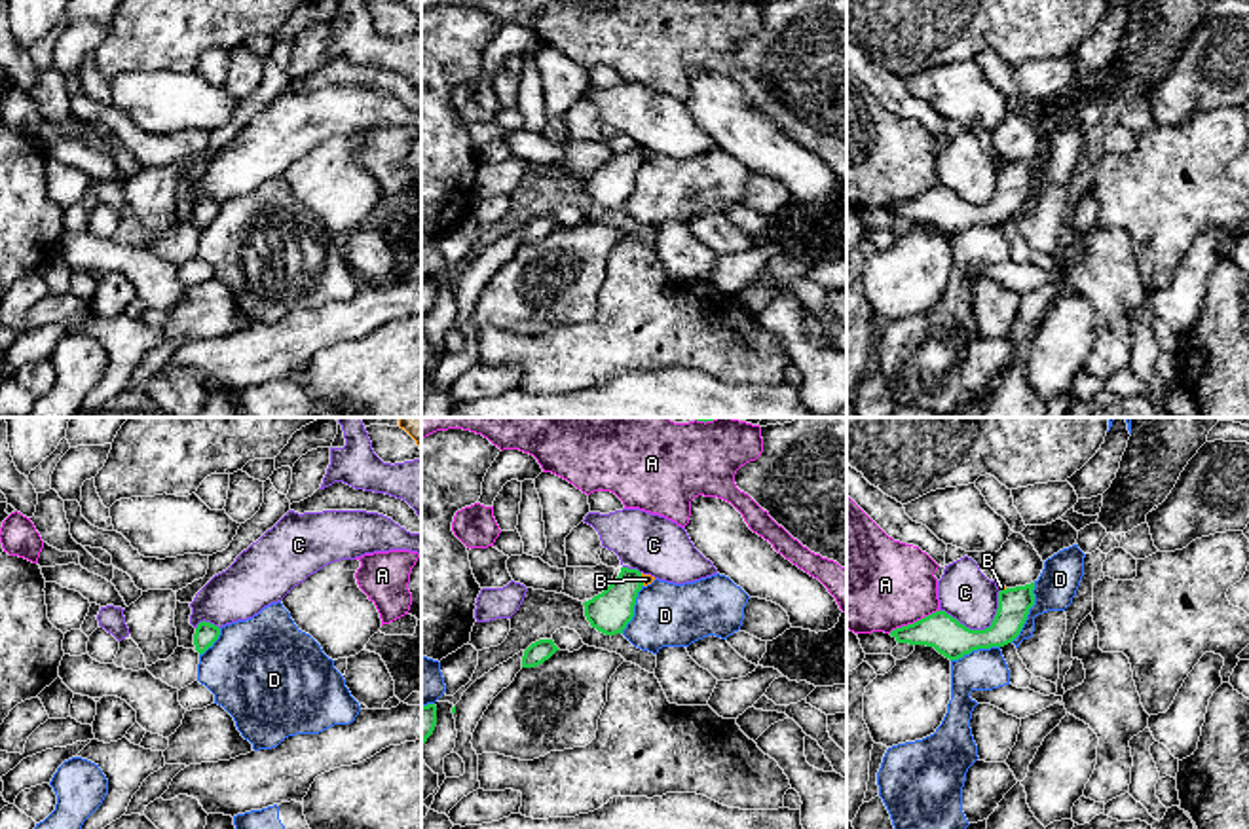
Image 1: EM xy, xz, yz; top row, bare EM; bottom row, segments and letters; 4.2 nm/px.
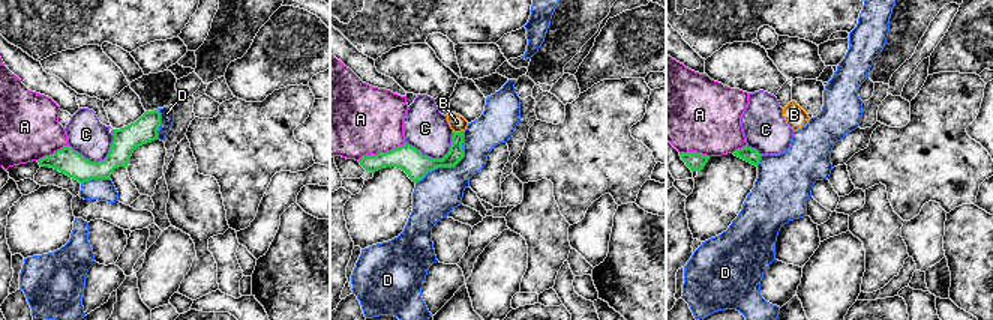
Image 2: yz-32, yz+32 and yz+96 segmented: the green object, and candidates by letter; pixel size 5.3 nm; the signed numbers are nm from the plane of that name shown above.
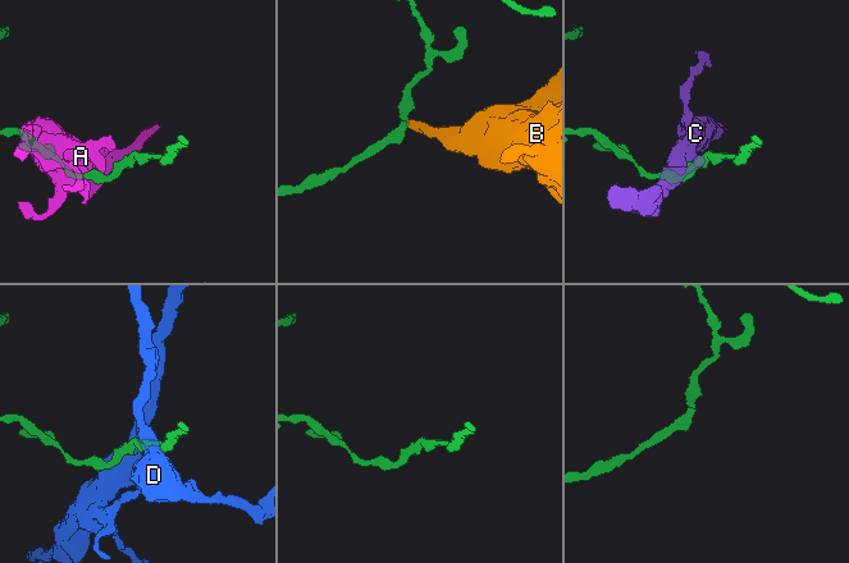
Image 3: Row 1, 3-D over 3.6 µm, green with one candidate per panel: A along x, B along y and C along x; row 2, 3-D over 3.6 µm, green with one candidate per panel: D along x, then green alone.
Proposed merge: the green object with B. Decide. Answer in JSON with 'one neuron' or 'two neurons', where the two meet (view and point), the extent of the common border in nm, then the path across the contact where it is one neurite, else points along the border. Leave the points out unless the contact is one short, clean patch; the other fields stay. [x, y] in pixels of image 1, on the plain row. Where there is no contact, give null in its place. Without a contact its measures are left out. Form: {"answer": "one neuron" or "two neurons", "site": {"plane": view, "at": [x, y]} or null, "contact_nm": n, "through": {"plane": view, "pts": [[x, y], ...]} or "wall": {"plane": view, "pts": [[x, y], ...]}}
{"answer": "two neurons", "site": {"plane": "xz", "at": [640, 154]}, "contact_nm": 60, "wall": {"plane": "xz", "pts": [[640, 148], [644, 160]]}}

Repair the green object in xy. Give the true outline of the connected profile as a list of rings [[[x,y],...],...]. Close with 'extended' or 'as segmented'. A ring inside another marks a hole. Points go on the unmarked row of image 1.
[[[199,197],[194,209],[194,220],[199,230],[203,230],[218,214],[220,203],[211,197]]] | as segmented

